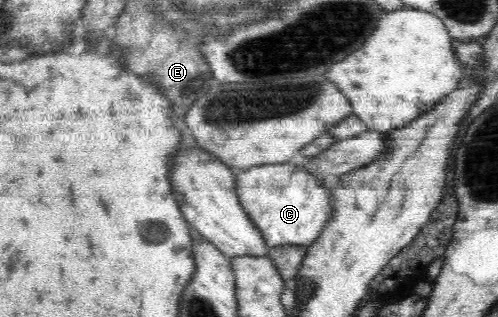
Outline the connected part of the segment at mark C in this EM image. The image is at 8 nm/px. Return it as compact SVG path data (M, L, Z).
M290 162L263 164L235 176L236 194L250 221L262 231L270 248L280 245L309 247L332 219L332 195L325 184L302 166Z

